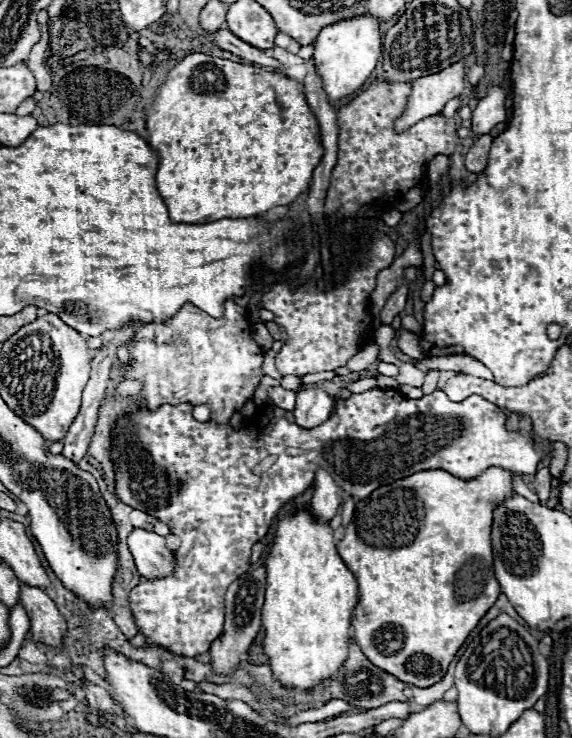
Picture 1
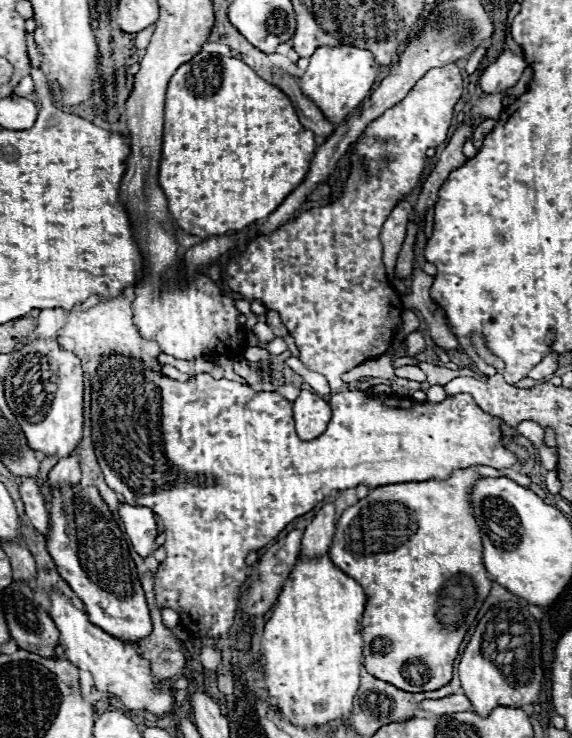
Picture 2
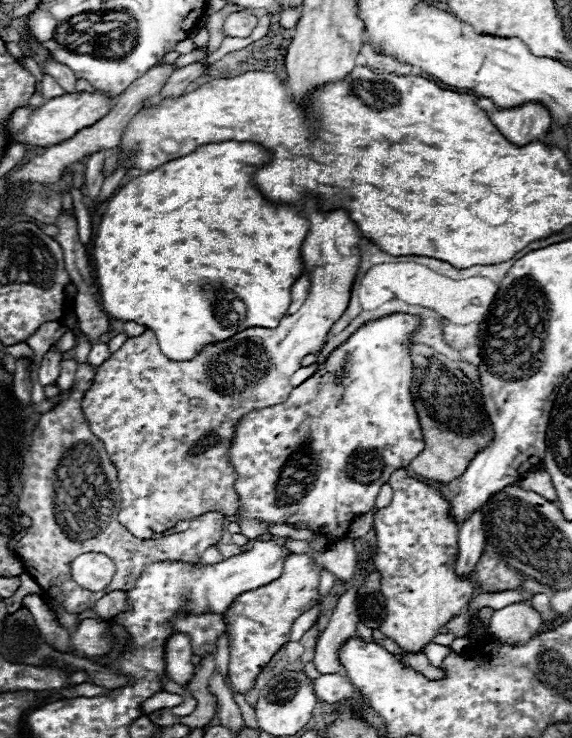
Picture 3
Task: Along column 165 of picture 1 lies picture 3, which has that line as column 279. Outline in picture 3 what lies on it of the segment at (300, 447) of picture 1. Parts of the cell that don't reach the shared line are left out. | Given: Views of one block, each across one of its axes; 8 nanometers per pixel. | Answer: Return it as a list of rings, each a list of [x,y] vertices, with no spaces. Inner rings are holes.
[[[402,312],[366,322],[328,356],[316,374],[296,386],[286,402],[254,410],[238,422],[230,460],[238,472],[236,492],[242,506],[242,520],[238,524],[246,538],[268,532],[256,518],[280,524],[308,522],[318,538],[310,546],[322,550],[324,544],[346,538],[350,522],[372,510],[378,490],[388,482],[390,474],[406,468],[424,450],[420,420],[410,394],[416,366],[408,348],[410,334],[420,330],[420,326],[420,316]],[[290,554],[284,562],[284,572],[280,578],[266,586],[240,594],[226,610],[224,622],[228,628],[230,644],[228,680],[238,694],[246,694],[254,686],[258,674],[266,668],[270,658],[280,650],[282,644],[290,640],[290,628],[294,620],[318,604],[320,570],[322,566],[318,566],[306,554]]]

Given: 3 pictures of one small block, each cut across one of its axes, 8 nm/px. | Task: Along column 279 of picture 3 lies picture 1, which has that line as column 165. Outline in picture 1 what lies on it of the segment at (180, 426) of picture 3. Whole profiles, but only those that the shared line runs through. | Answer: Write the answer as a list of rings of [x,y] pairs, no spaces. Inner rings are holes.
[[[236,302],[224,304],[224,316],[212,318],[192,304],[186,304],[170,324],[146,324],[126,344],[130,362],[126,380],[140,380],[140,408],[154,412],[162,404],[210,404],[210,420],[226,424],[256,392],[264,372],[262,348],[252,338],[248,312]]]

